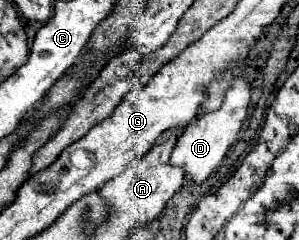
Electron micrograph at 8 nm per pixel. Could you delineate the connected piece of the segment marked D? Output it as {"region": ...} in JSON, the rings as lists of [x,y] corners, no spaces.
{"region":[[[236,77],[232,85],[228,87],[224,101],[220,109],[216,111],[206,111],[204,115],[198,115],[194,123],[190,123],[184,129],[184,135],[180,135],[178,145],[172,153],[172,165],[180,165],[186,171],[186,181],[192,183],[202,183],[208,179],[208,175],[220,165],[232,143],[238,139],[238,131],[248,115],[248,105],[250,105],[250,83],[244,77]]]}

